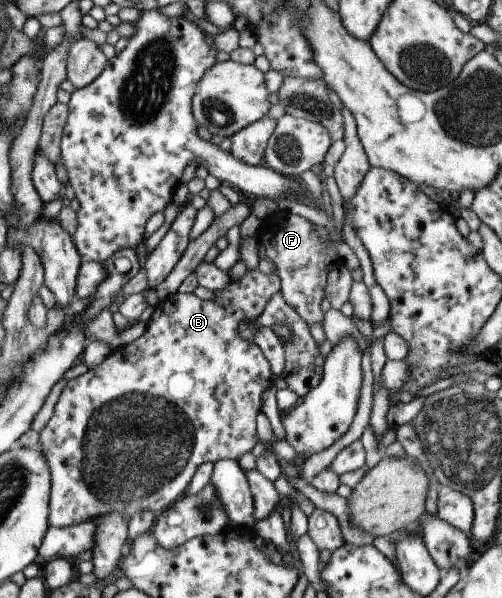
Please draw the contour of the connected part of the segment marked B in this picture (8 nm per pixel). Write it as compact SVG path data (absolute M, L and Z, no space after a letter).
M246 270L239 280L219 292L217 299L202 300L198 296L190 294L174 294L168 296L164 302L154 306L153 315L147 323L146 333L132 345L122 346L114 350L114 353L100 366L90 369L82 377L68 381L63 388L55 411L40 433L40 449L49 459L50 469L53 472L53 494L50 502L50 525L52 527L68 528L68 526L81 525L82 522L96 521L107 514L120 512L130 518L134 514L154 512L156 516L170 510L176 502L180 502L186 495L188 486L192 482L192 476L196 474L198 466L206 462L213 464L223 459L240 461L247 453L256 449L259 443L256 432L256 418L262 413L262 398L264 392L274 385L274 372L266 356L260 347L250 340L244 340L238 332L240 322L246 319L256 319L260 310L268 306L272 296L282 291L282 280L274 272L264 274L260 270Z

